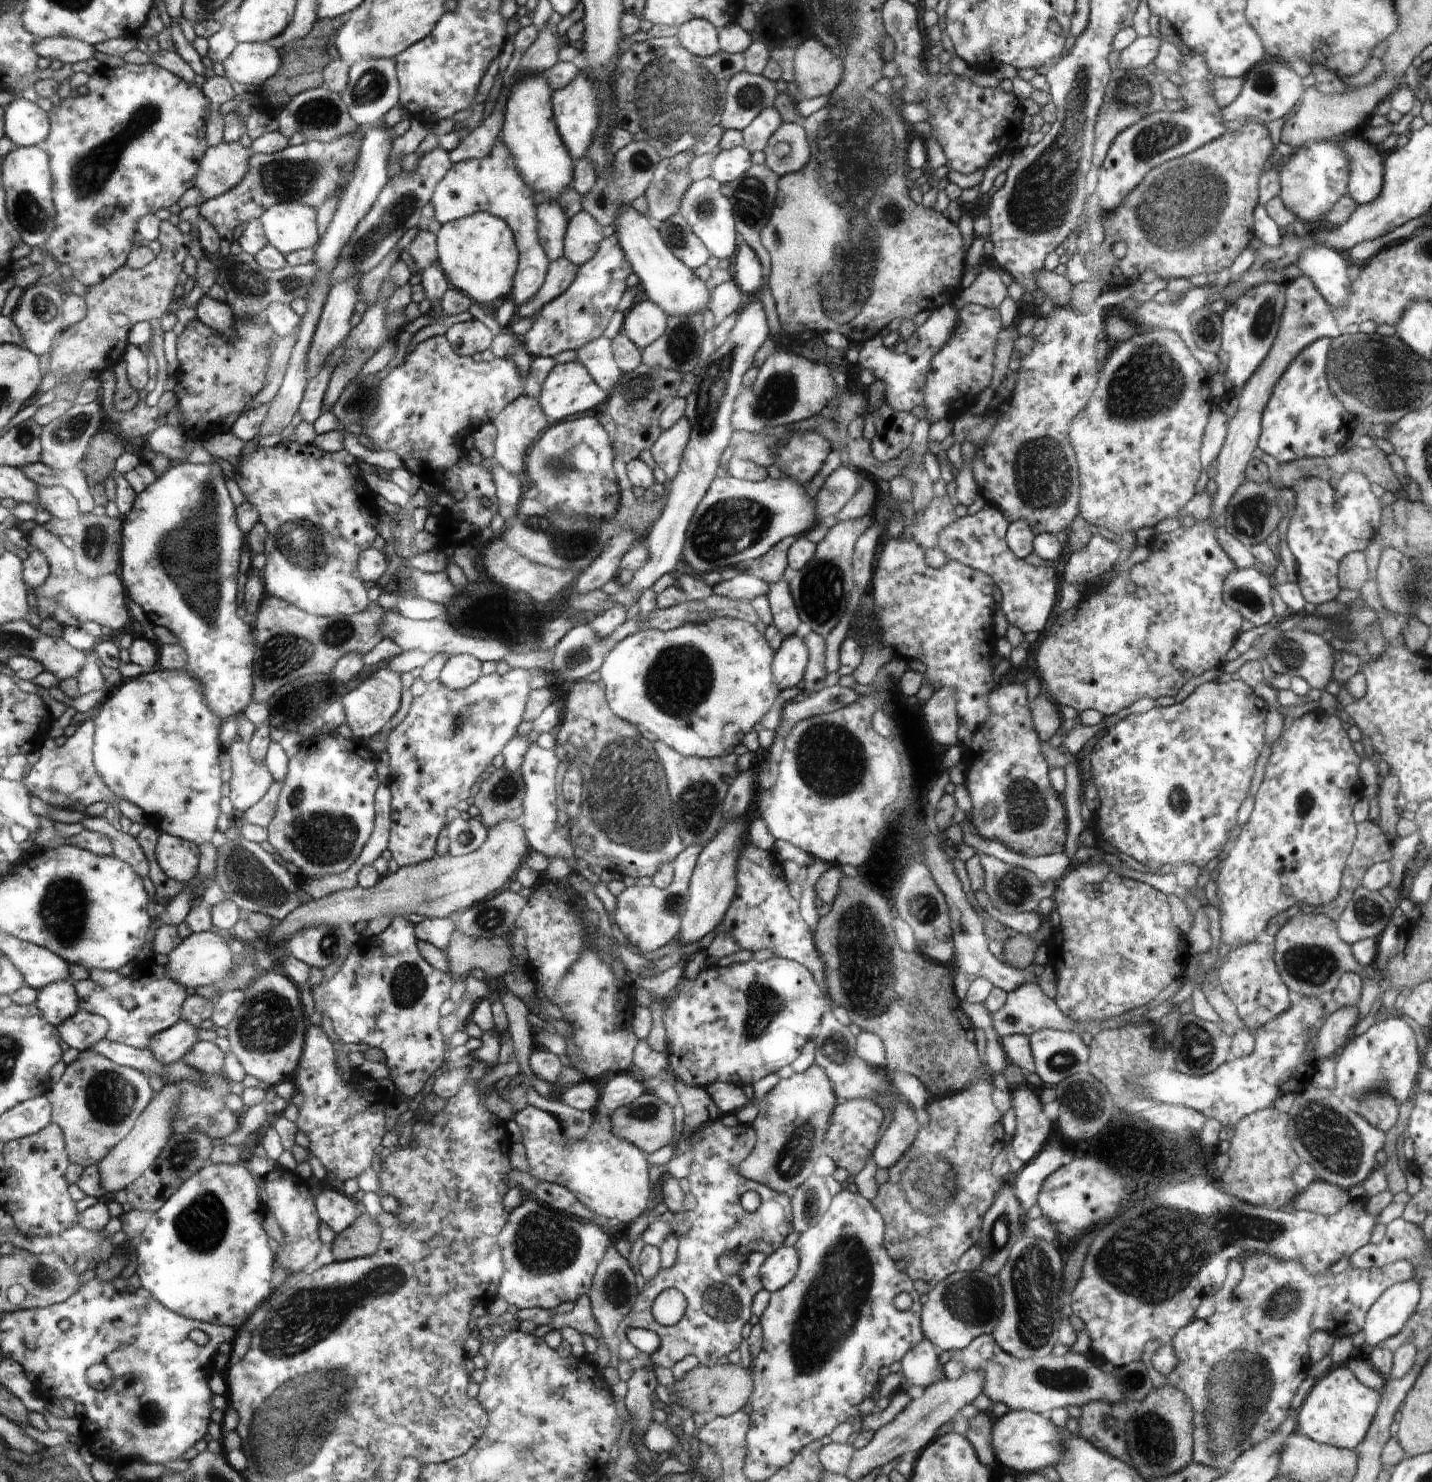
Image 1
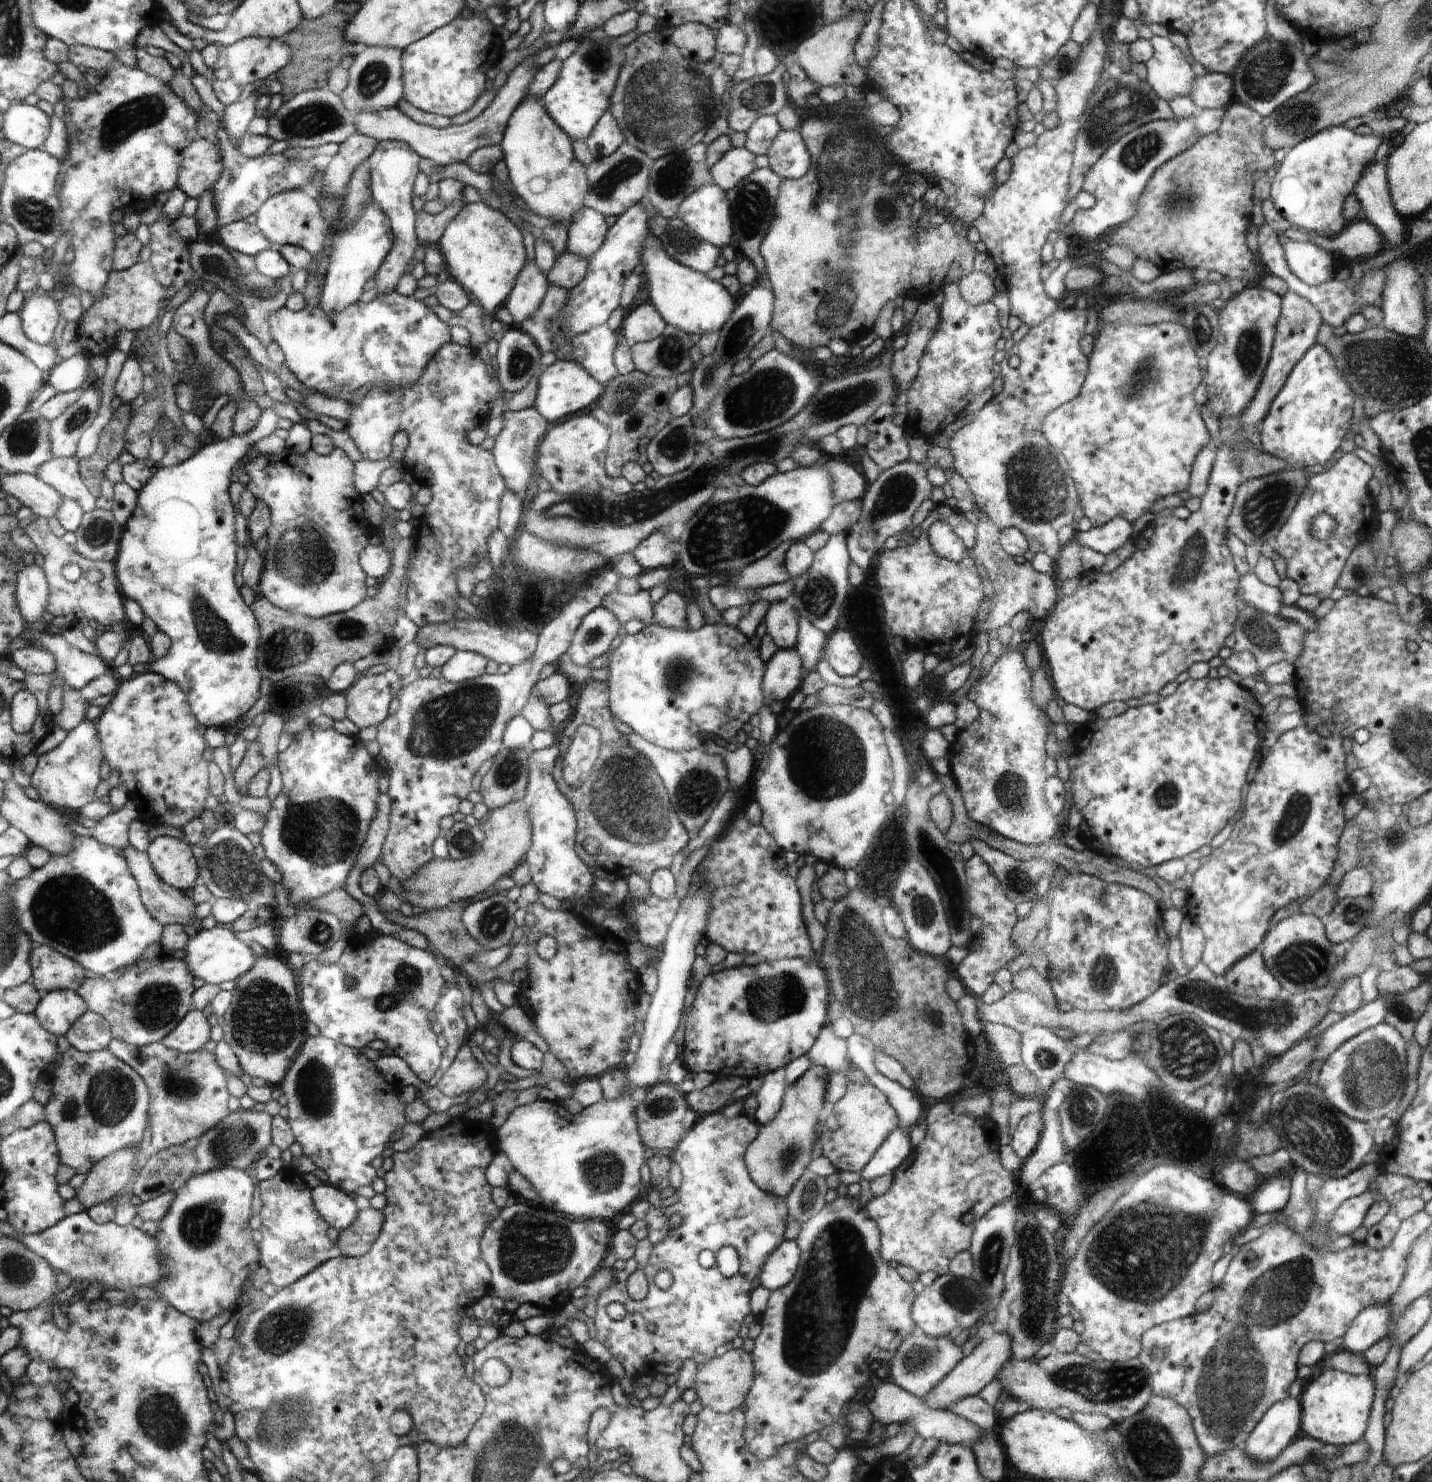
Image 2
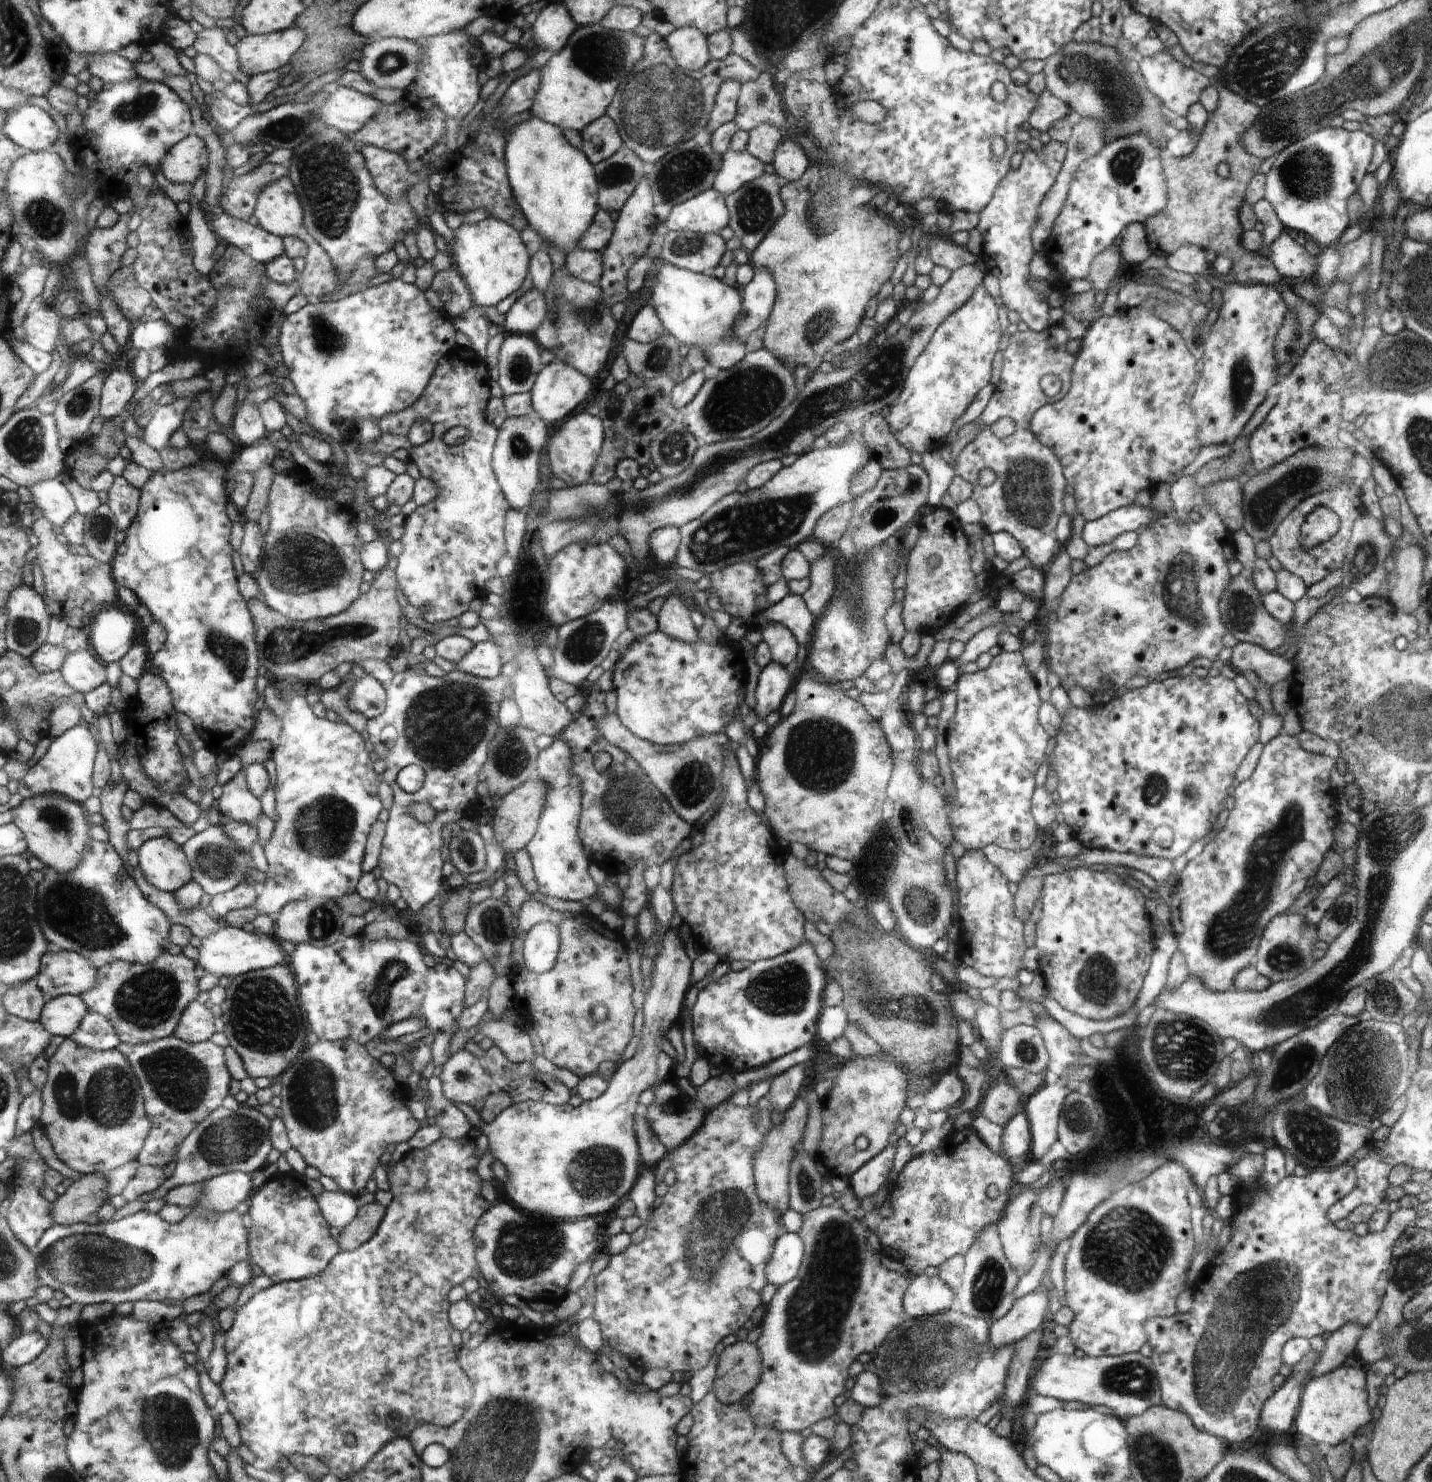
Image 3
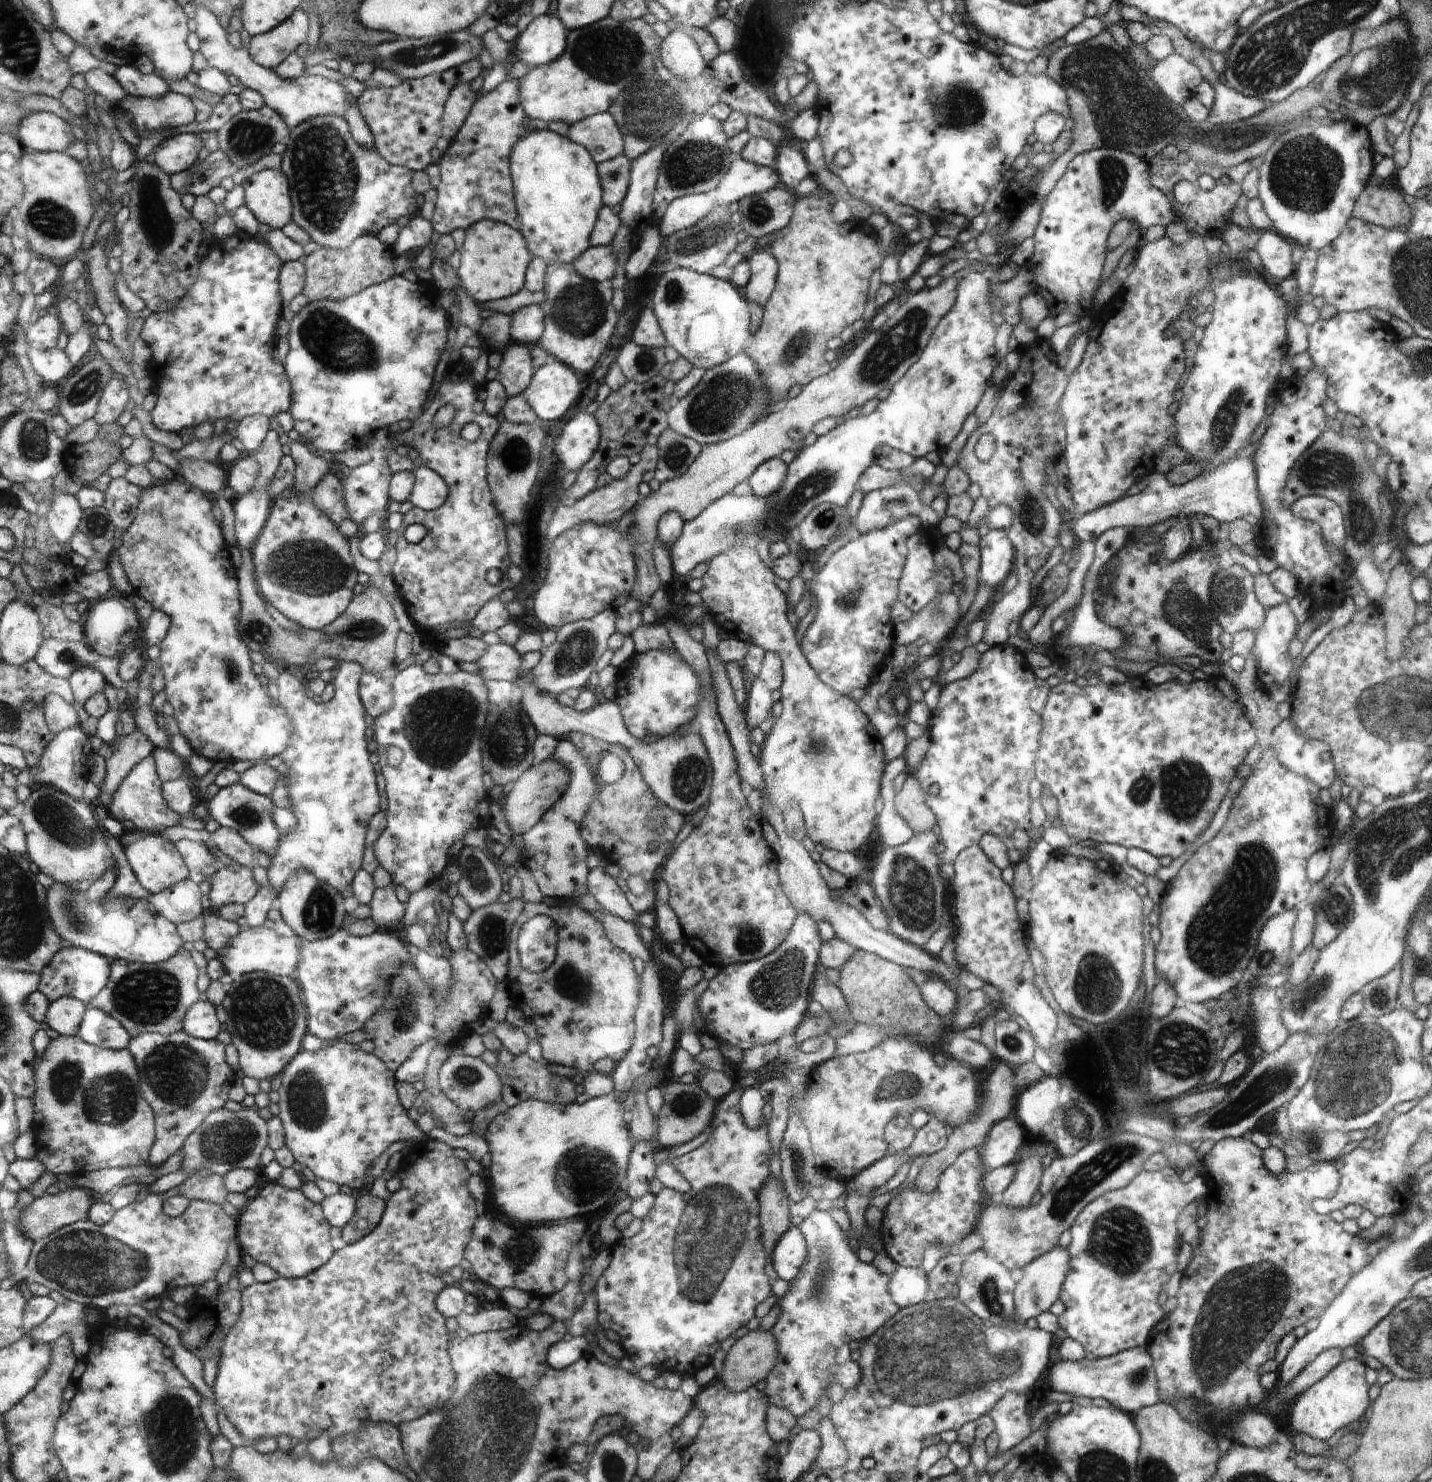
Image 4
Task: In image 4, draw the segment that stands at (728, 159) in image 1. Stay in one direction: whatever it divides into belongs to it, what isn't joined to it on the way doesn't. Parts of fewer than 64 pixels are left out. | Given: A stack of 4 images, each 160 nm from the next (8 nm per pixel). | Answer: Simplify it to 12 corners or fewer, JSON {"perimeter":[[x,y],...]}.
{"perimeter":[[737,156],[718,186],[716,202],[728,206],[779,186],[775,167]]}

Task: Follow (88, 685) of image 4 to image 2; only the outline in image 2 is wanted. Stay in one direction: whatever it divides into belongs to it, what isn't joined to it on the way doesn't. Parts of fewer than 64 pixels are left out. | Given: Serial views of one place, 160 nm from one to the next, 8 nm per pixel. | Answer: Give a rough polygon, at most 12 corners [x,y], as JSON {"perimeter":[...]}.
{"perimeter":[[22,633],[11,651],[40,647],[58,660],[72,689],[81,691],[108,670],[102,658],[72,646],[63,634]]}

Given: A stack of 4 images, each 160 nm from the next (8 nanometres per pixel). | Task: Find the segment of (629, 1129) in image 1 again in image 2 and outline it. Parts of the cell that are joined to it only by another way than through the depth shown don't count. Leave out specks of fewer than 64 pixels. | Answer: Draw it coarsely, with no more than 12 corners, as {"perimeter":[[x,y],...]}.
{"perimeter":[[667,1080],[634,1107],[646,1146],[670,1154],[684,1136],[684,1096]]}

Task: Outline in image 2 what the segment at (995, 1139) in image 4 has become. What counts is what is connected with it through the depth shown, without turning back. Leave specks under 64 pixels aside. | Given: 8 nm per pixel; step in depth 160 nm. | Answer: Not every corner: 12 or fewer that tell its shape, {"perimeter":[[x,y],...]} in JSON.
{"perimeter":[[1040,1113],[1028,1114],[1012,1132],[1011,1146],[1023,1161],[1042,1132]]}

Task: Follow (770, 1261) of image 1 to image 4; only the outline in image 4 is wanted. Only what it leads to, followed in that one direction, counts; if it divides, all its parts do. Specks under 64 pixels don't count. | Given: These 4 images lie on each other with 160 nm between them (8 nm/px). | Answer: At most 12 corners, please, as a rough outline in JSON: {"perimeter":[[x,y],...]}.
{"perimeter":[[792,1227],[772,1249],[773,1275],[792,1282],[807,1244]]}

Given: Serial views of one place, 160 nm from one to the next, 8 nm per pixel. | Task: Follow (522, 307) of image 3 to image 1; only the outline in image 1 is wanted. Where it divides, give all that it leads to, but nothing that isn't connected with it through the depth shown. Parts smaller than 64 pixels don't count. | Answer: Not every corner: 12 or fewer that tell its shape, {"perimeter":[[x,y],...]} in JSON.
{"perimeter":[[499,133],[454,163],[430,200],[442,225],[482,210],[513,229],[516,306],[540,292],[549,257],[533,188]]}

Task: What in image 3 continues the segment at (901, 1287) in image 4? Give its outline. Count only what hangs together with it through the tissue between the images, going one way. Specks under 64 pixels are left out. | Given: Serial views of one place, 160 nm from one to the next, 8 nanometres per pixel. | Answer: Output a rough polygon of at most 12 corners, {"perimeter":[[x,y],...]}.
{"perimeter":[[917,1275],[907,1290],[910,1317],[930,1317],[955,1305],[938,1275]]}

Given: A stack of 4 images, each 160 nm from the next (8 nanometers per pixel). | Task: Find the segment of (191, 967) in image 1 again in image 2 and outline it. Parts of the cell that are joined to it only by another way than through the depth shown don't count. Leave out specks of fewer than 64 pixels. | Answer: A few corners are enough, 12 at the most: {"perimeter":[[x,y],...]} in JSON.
{"perimeter":[[229,926],[199,930],[185,951],[196,978],[216,985],[257,960]]}

